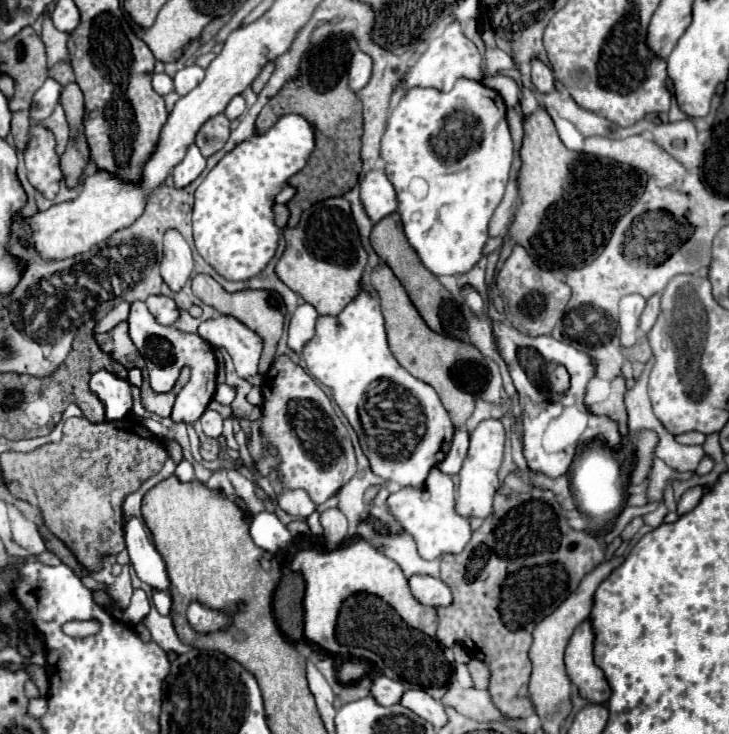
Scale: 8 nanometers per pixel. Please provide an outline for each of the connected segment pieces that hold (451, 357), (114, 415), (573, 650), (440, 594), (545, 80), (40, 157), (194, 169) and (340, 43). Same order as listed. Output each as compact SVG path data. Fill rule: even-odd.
M377 264L373 274L371 274L371 284L373 288L377 290L379 294L379 300L381 300L381 310L383 310L383 316L385 316L385 328L387 328L387 338L389 338L389 348L393 352L393 356L397 358L397 362L407 370L411 372L415 378L431 384L445 410L449 412L451 420L453 420L453 426L455 428L463 428L467 418L473 414L473 408L475 408L475 396L459 390L451 376L449 376L449 370L453 366L453 362L459 360L459 354L461 354L461 342L457 342L455 338L449 338L449 336L443 336L443 334L437 334L433 332L425 322L423 318L419 316L417 308L413 306L413 302L409 300L405 288L401 286L401 282L397 280L397 276L389 270L387 264Z
M99 370L91 376L91 390L99 396L105 406L107 420L119 420L131 410L131 384L117 378L107 370Z
M587 618L573 632L567 650L565 650L565 666L571 682L579 688L581 696L589 702L607 702L611 696L609 682L599 666L593 662L593 626Z
M417 574L409 578L409 586L413 596L425 606L449 606L451 602L449 588L437 578Z
M533 60L533 64L531 64L531 82L533 82L535 88L537 88L539 92L543 92L543 94L555 90L555 86L553 86L553 82L555 82L553 70L547 68L547 66L545 66L543 62L539 62L539 60Z
M33 140L25 150L27 152L23 152L23 156L25 156L29 182L45 198L55 198L61 182L61 168L59 168L59 156L55 154L55 148L53 148L53 140L49 146Z
M193 144L193 146L189 146L185 158L183 158L183 160L175 166L175 170L173 170L175 186L177 186L177 188L183 188L183 186L191 184L203 170L205 170L205 158L203 158L203 154L199 152L199 148Z
M333 34L325 42L317 44L299 64L299 74L289 80L281 92L277 92L259 112L257 132L269 130L275 120L283 114L301 114L309 122L317 126L317 146L313 150L313 158L309 158L307 166L289 178L289 184L297 188L295 198L289 200L291 218L289 224L297 224L301 214L313 204L331 198L343 196L349 192L361 174L361 134L363 134L363 108L355 92L347 86L347 70L349 60L355 48L351 48L351 36Z

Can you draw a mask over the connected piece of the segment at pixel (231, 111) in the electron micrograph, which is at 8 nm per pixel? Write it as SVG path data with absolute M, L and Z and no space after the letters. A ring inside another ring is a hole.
M235 96L235 98L227 104L227 108L225 108L225 116L227 116L229 120L235 120L235 118L239 118L239 116L243 114L243 110L245 110L245 100L243 100L241 96Z

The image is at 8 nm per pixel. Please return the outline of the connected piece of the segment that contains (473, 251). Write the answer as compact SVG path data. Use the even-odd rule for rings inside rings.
M465 78L461 82L463 86L454 86L450 92L441 92L441 90L435 90L435 88L409 88L405 92L405 96L399 100L399 104L391 110L389 114L389 120L385 124L385 130L383 130L383 136L381 136L381 158L385 160L385 174L387 178L393 182L395 190L397 190L397 200L399 200L399 214L401 214L401 220L403 220L403 228L405 228L405 234L407 234L407 240L409 244L415 248L415 252L419 254L421 262L425 264L427 270L431 270L435 276L451 276L451 274L465 274L469 272L477 262L479 258L483 256L483 246L485 242L489 240L489 234L487 234L487 224L495 212L495 208L499 206L501 198L503 198L503 192L505 192L505 186L507 186L507 180L509 180L509 168L511 168L511 160L513 160L513 142L511 142L511 134L509 134L509 126L507 126L507 120L505 120L505 104L503 104L503 98L493 90L493 98L491 98L491 90L487 86L483 86L481 82L477 80L469 80ZM453 112L469 112L473 114L475 118L465 118L465 114L453 114Z

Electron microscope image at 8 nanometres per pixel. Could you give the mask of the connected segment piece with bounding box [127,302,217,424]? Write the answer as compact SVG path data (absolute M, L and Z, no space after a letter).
M145 302L131 304L131 314L129 314L127 322L129 322L129 336L131 336L133 344L137 346L141 356L145 356L149 386L155 392L169 392L175 386L175 382L181 374L181 368L185 368L185 366L191 368L189 386L183 392L179 392L177 402L175 402L173 412L171 412L171 420L185 422L185 424L197 422L201 418L201 414L205 412L207 404L211 402L211 398L215 394L215 386L217 386L217 382L215 382L217 360L215 360L213 348L205 340L201 340L197 334L187 334L187 332L181 332L173 326L161 326L159 322L155 322L155 318L147 310Z

